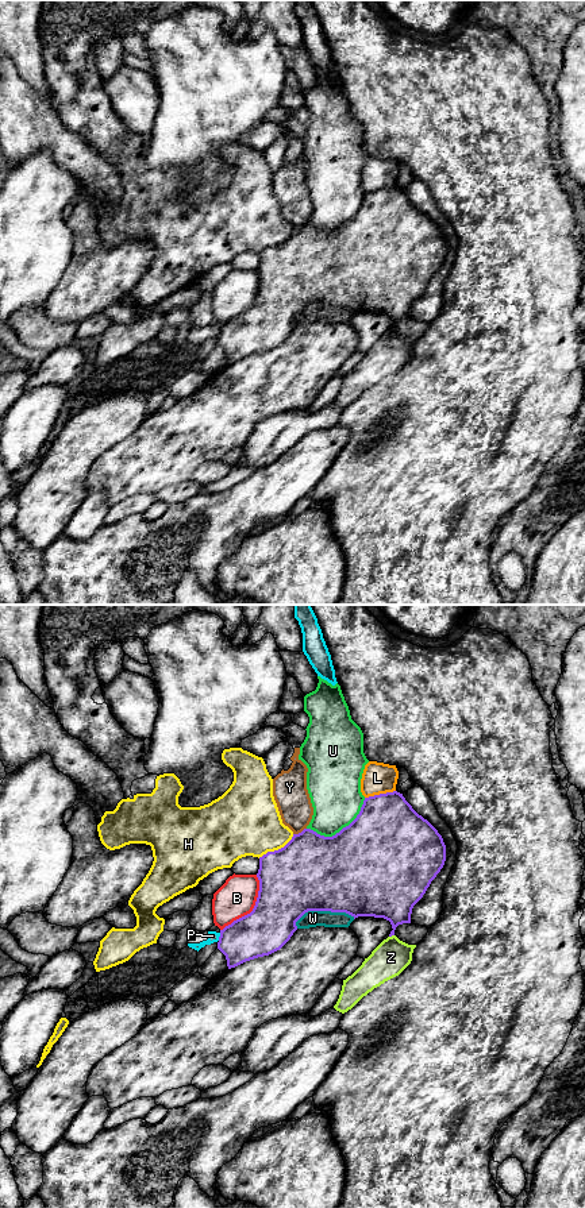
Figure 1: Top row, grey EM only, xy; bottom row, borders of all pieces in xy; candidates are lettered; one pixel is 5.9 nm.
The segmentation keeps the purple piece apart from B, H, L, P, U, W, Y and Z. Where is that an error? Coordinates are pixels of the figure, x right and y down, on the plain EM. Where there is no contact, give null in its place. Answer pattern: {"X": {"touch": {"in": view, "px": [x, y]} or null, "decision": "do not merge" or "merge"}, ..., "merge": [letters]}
{"B": {"touch": {"in": "xy", "px": [253, 304]}, "decision": "do not merge"}, "H": {"touch": {"in": "xy", "px": [276, 246]}, "decision": "do not merge"}, "L": {"touch": {"in": "xy", "px": [380, 189]}, "decision": "do not merge"}, "P": {"touch": {"in": "xy", "px": [219, 332]}, "decision": "do not merge"}, "U": {"touch": {"in": "xy", "px": [342, 224]}, "decision": "do not merge"}, "W": {"touch": {"in": "xy", "px": [323, 305]}, "decision": "do not merge"}, "Y": {"touch": {"in": "xy", "px": [299, 228]}, "decision": "do not merge"}, "Z": {"touch": {"in": "xy", "px": [391, 331]}, "decision": "do not merge"}, "merge": []}

